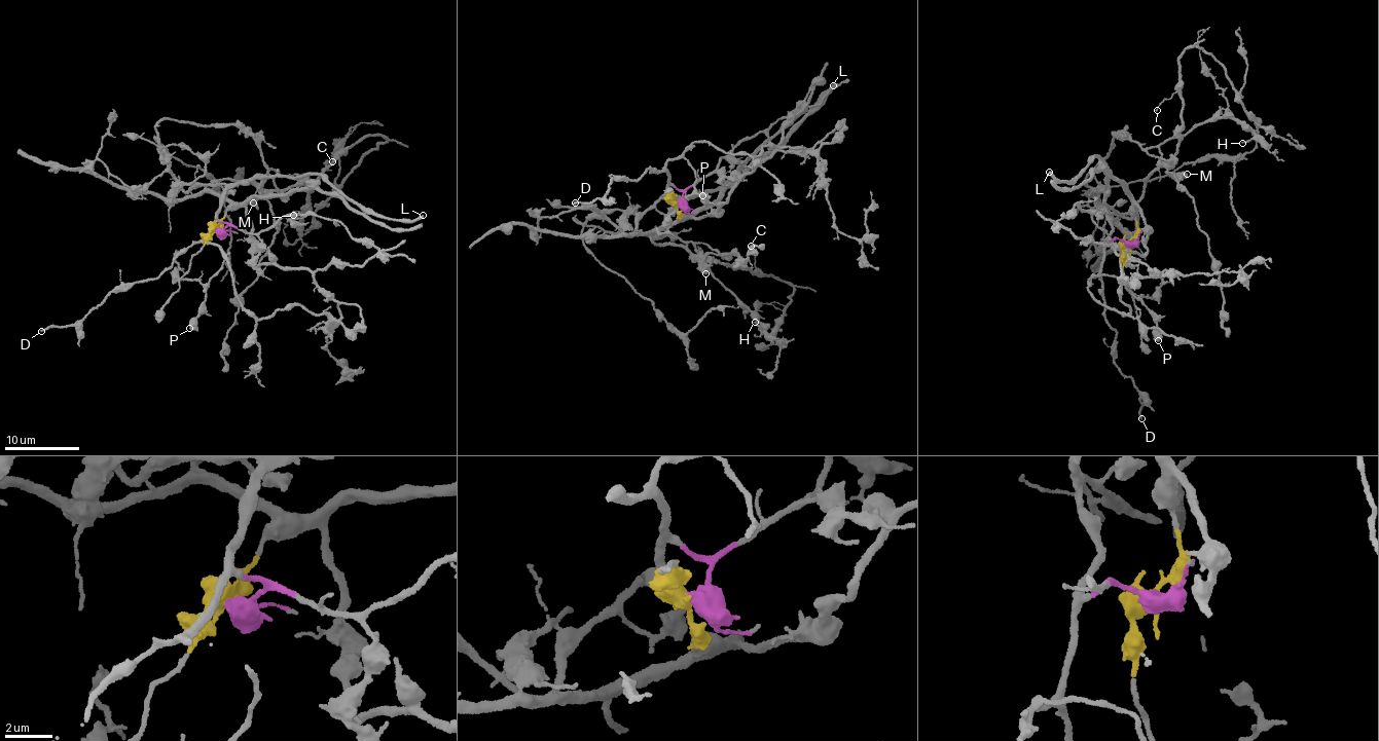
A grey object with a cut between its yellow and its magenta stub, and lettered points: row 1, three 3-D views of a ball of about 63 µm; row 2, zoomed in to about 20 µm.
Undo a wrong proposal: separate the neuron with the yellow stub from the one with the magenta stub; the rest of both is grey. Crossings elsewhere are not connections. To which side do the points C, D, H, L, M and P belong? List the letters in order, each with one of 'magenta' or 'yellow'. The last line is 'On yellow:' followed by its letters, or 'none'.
C: yellow
D: magenta
H: magenta
L: magenta
M: yellow
P: magenta
On yellow: C, M

